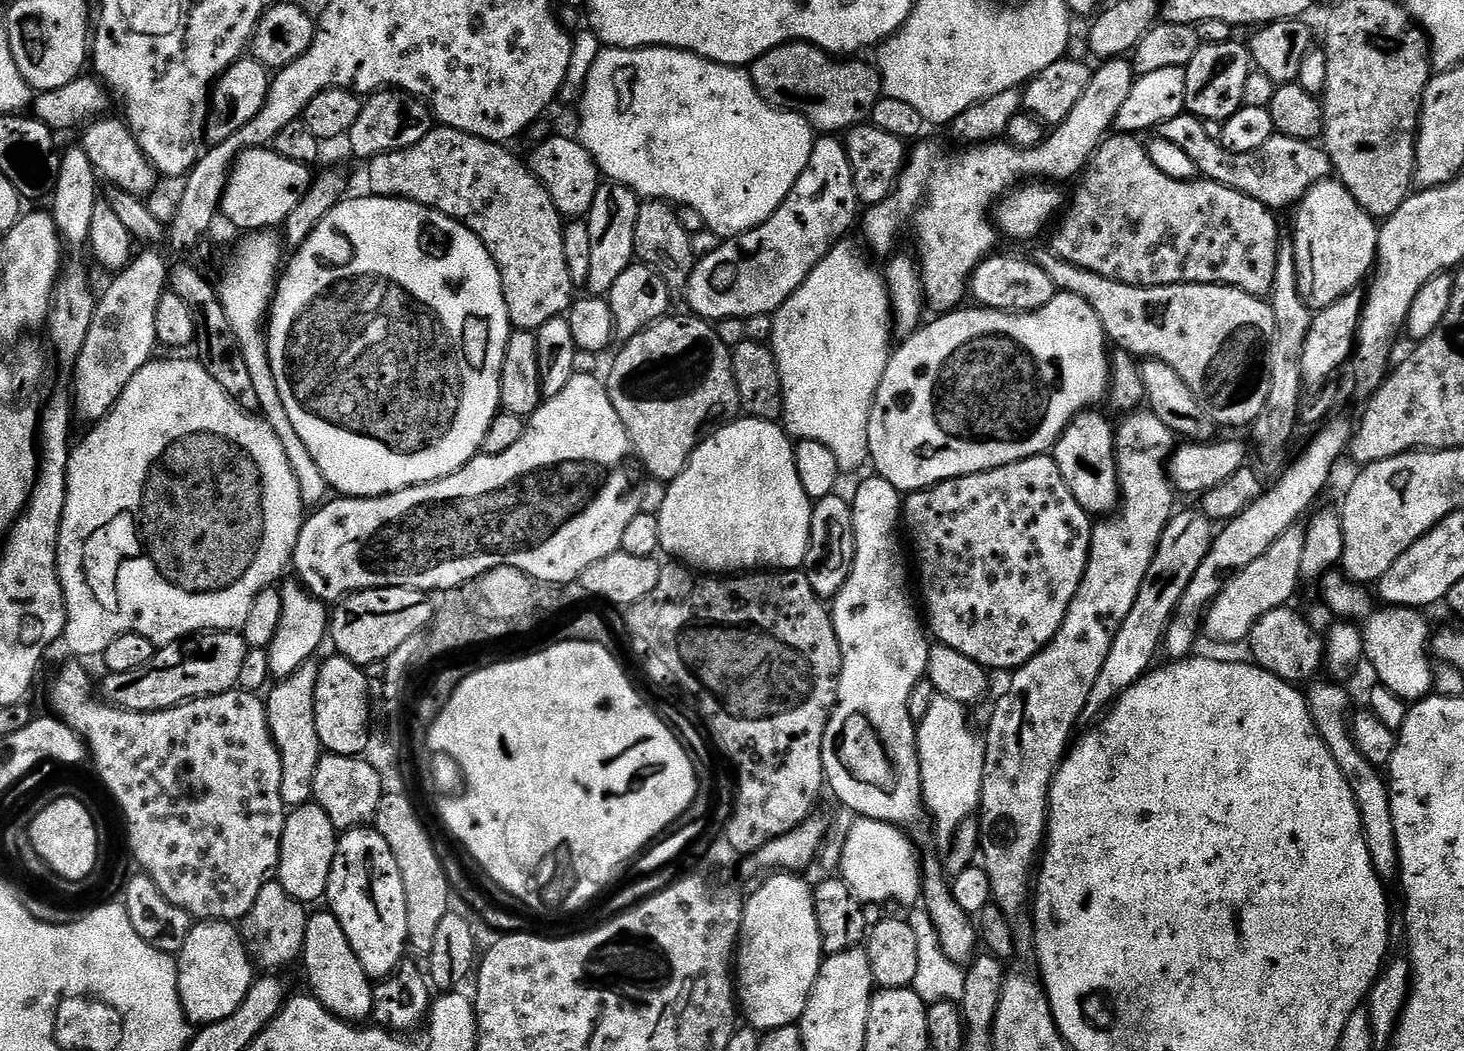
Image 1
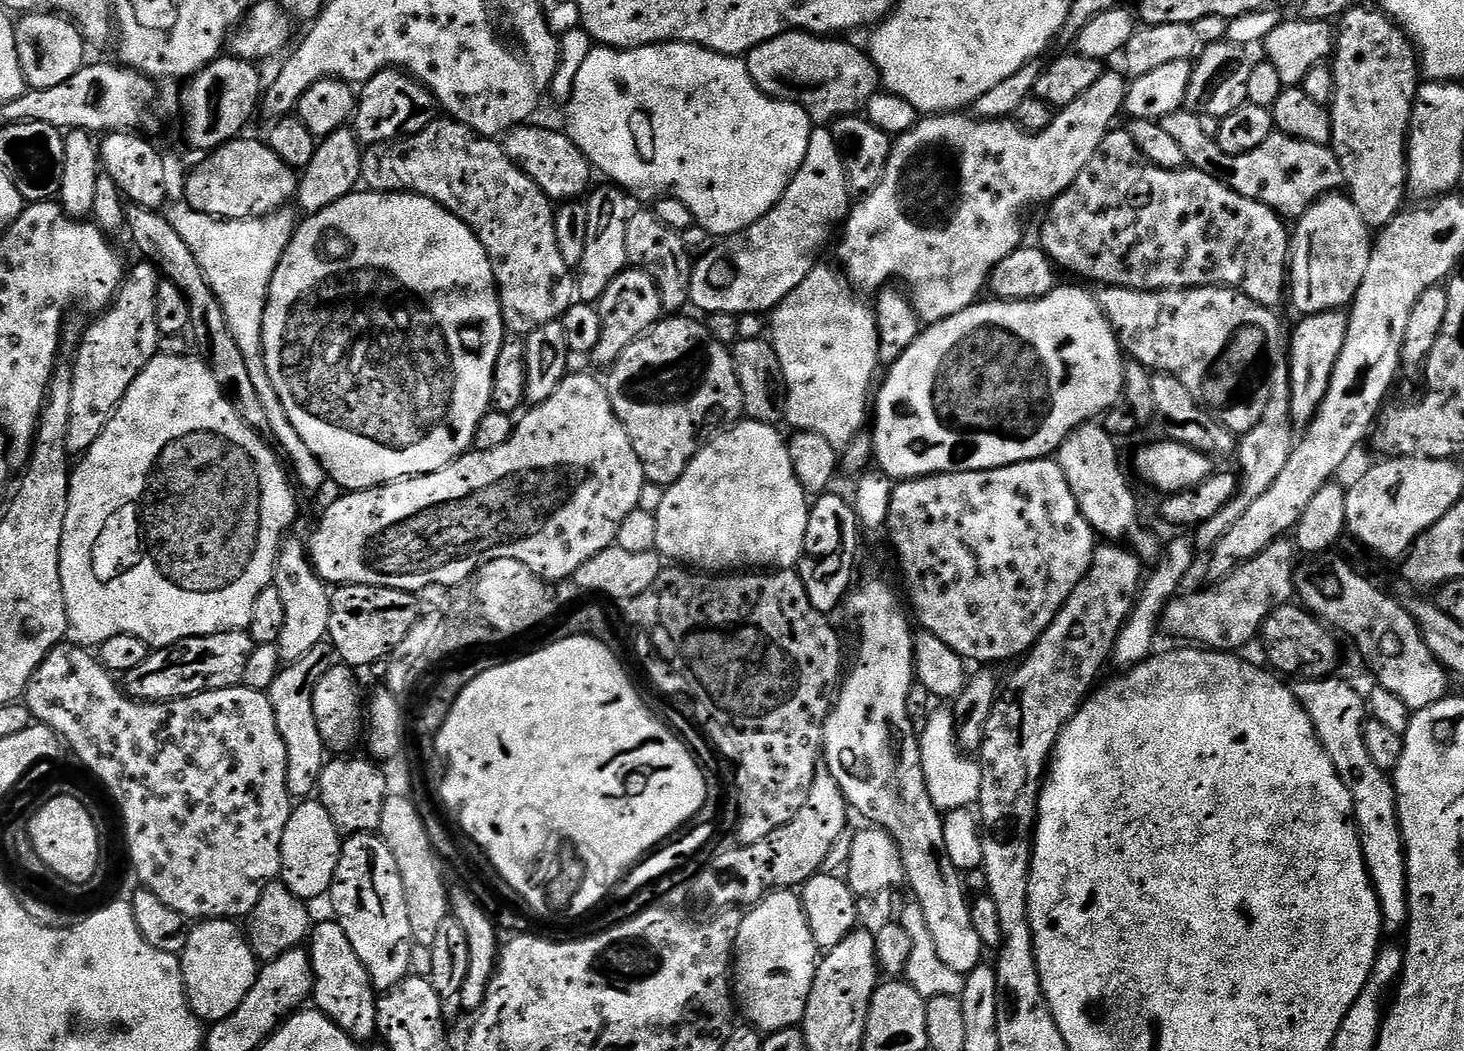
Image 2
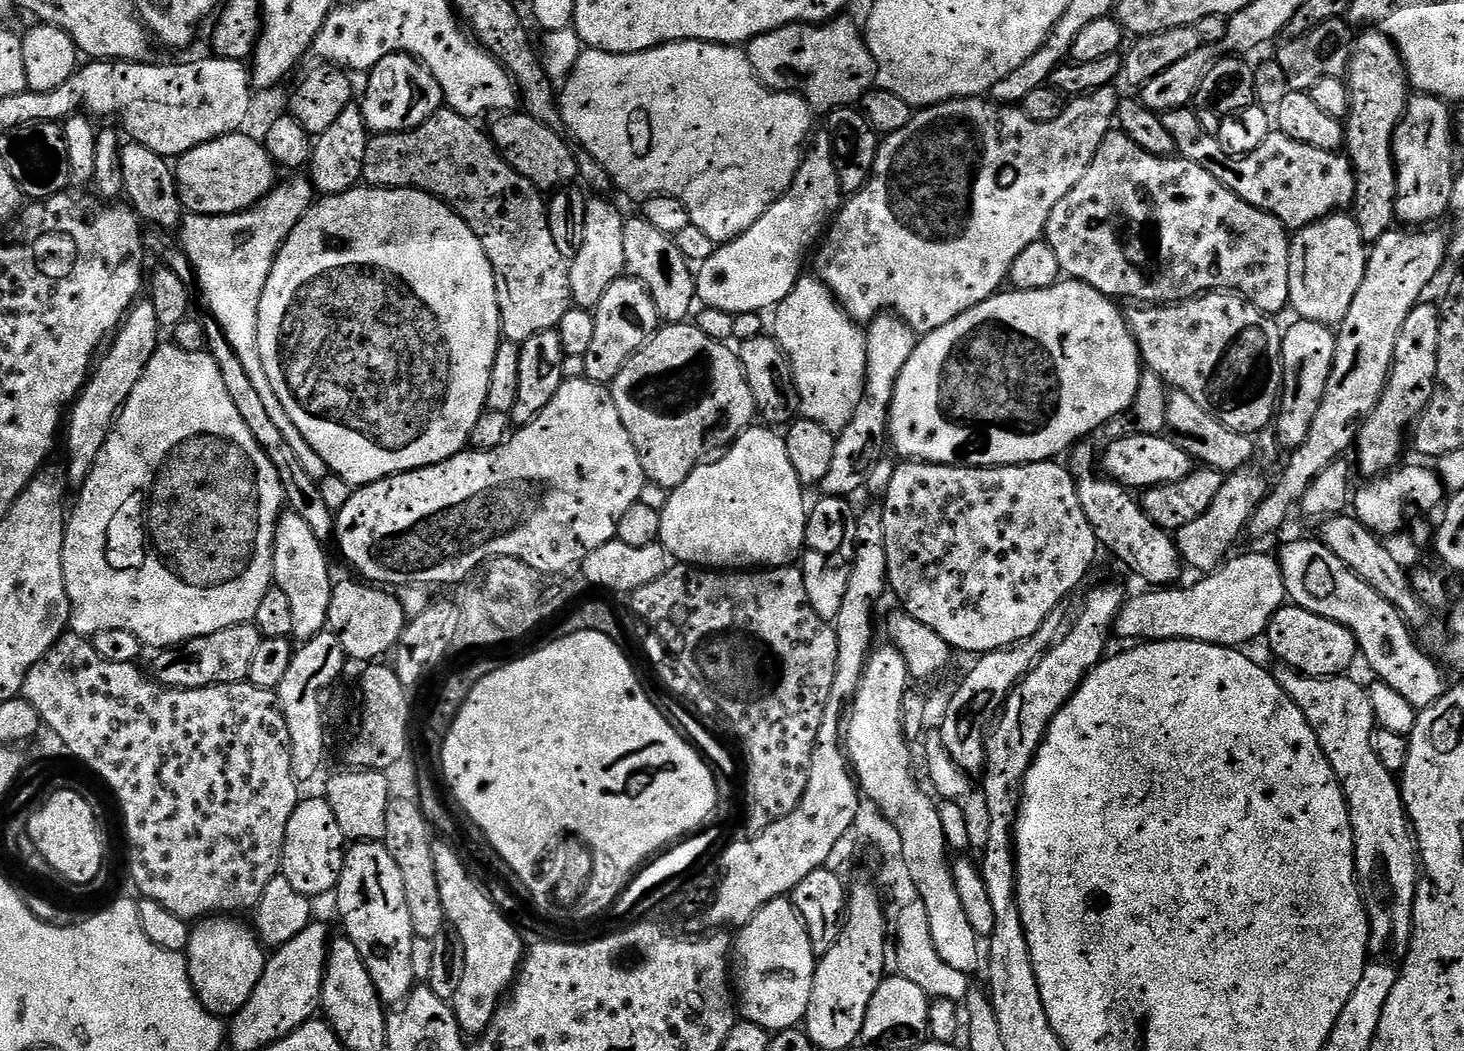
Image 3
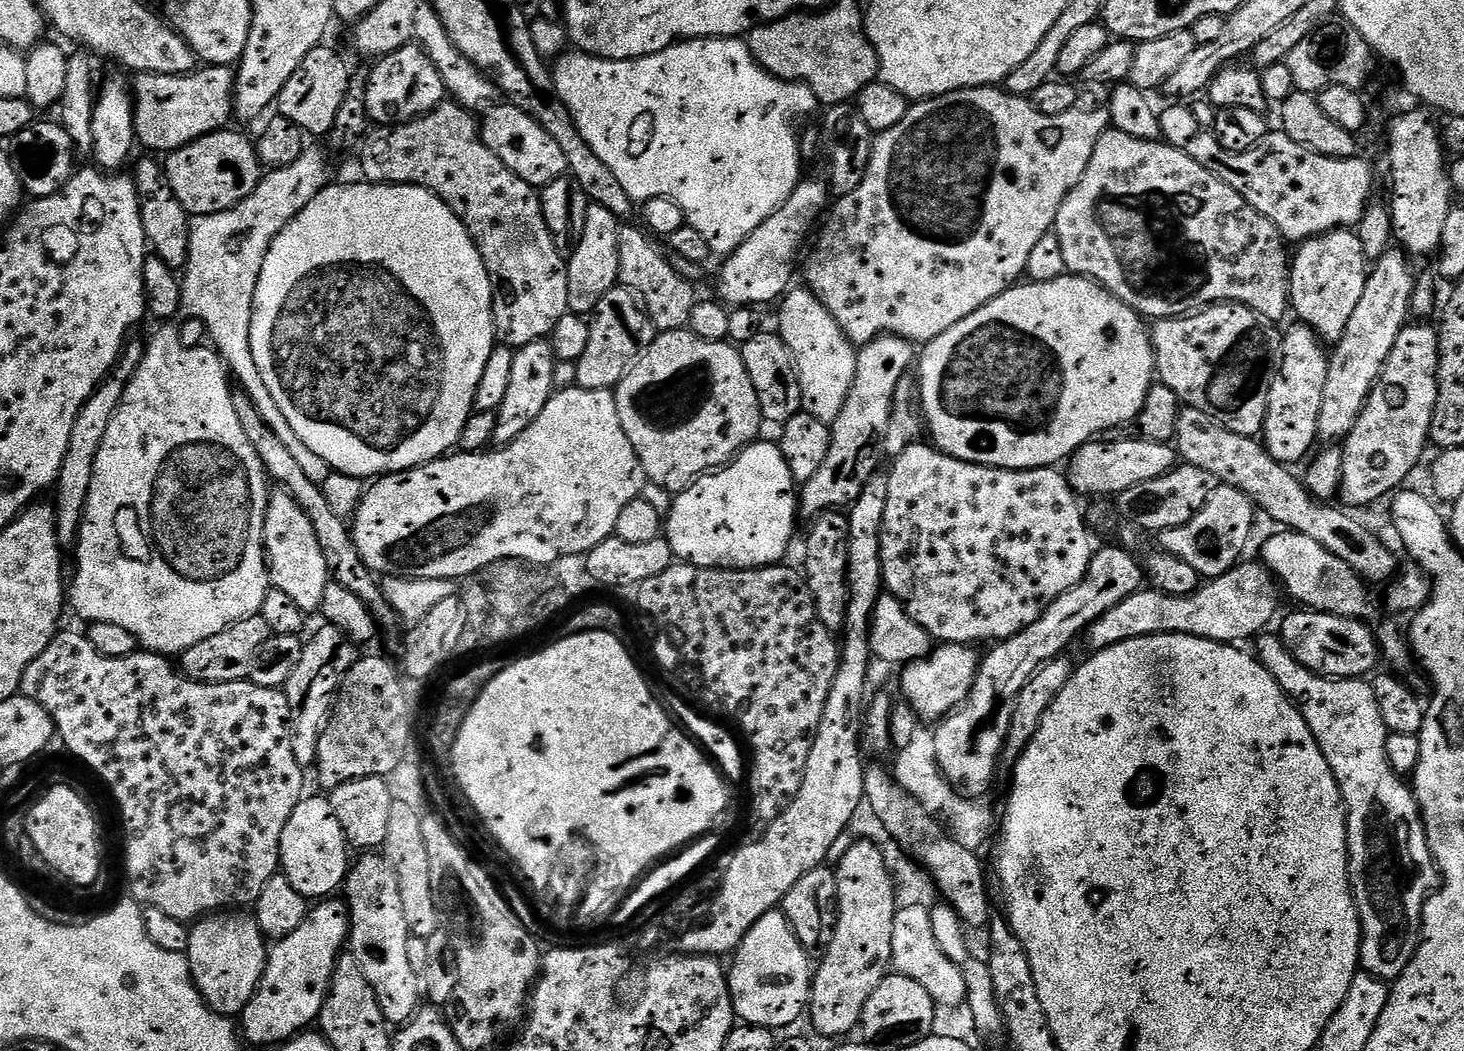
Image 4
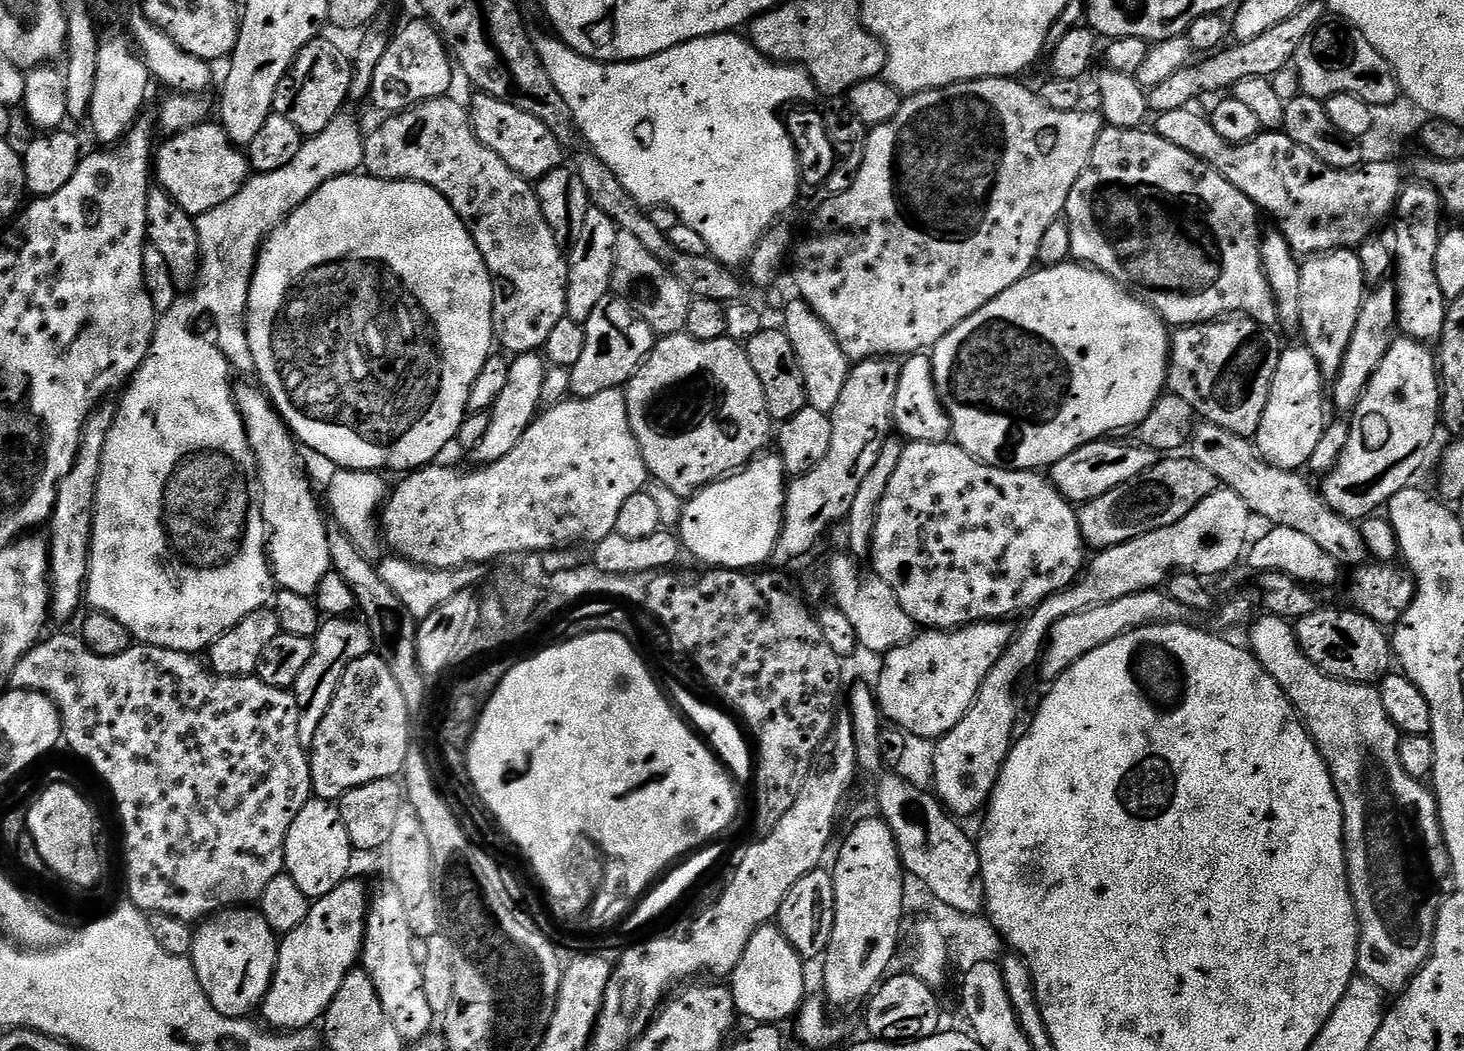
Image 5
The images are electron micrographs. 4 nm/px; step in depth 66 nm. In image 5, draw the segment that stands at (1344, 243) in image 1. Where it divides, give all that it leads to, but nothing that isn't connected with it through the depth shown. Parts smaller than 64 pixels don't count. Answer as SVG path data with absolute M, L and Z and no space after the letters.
M1336 248L1305 259L1300 265L1302 278L1302 318L1300 332L1303 343L1314 354L1325 378L1334 378L1340 373L1342 358L1350 346L1354 326L1358 326L1358 314L1364 305L1366 285L1359 251L1351 248Z

